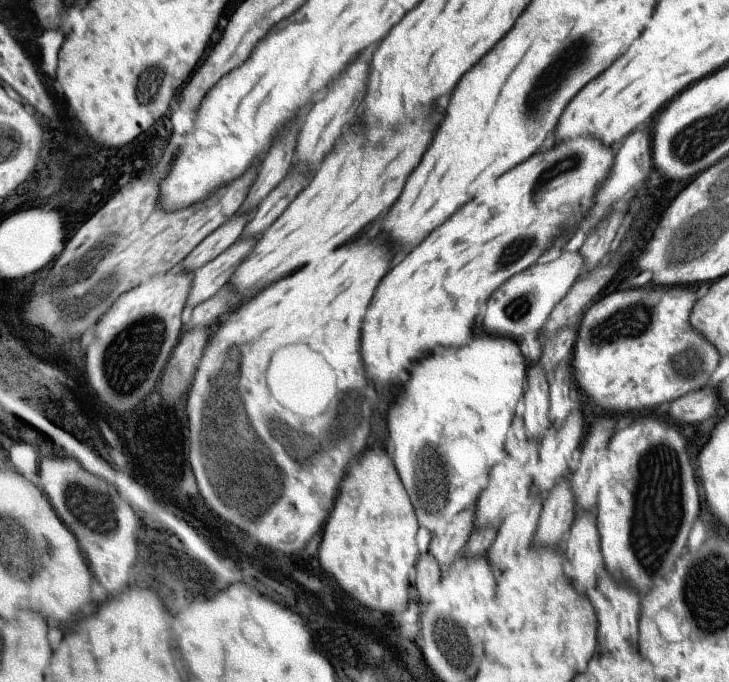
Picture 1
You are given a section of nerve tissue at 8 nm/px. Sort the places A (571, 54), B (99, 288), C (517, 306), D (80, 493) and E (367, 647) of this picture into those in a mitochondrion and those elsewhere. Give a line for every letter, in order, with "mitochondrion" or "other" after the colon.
A: mitochondrion
B: mitochondrion
C: mitochondrion
D: mitochondrion
E: other

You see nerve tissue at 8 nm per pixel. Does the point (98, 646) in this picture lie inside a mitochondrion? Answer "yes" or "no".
no

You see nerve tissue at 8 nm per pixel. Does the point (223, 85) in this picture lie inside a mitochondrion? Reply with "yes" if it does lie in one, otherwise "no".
no

